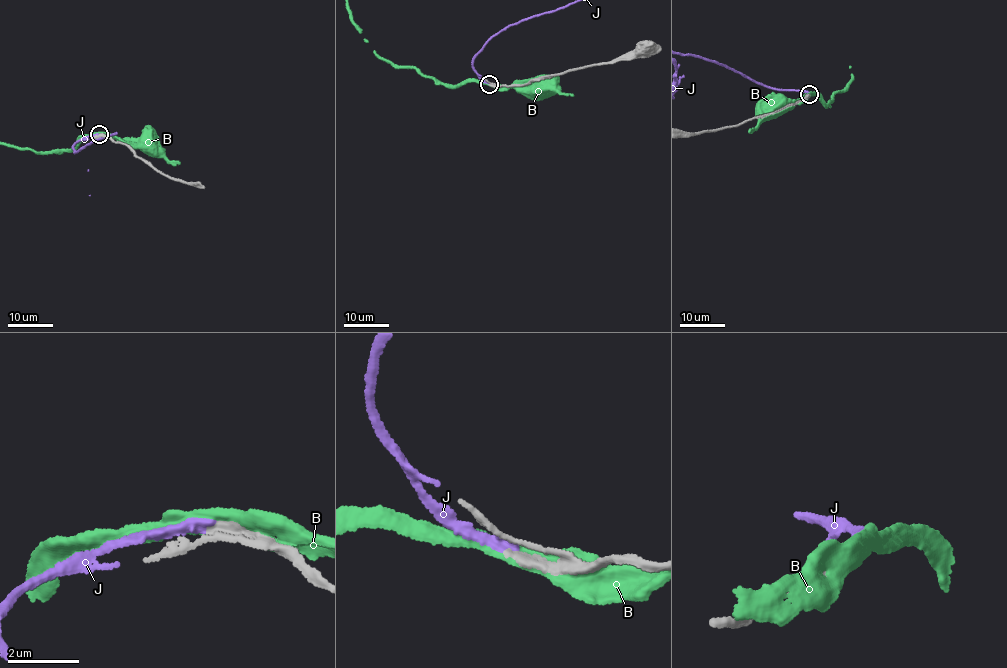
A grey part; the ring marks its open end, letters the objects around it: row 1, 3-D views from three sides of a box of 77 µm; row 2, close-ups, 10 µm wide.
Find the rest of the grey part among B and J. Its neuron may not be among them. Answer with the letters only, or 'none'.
J

